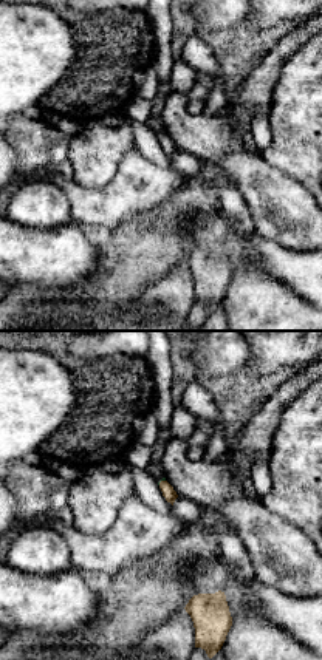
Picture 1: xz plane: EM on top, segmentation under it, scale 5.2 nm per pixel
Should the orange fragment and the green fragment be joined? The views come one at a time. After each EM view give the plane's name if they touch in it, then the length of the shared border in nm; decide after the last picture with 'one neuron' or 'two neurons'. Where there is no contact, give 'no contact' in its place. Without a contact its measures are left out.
xz | 50 nm

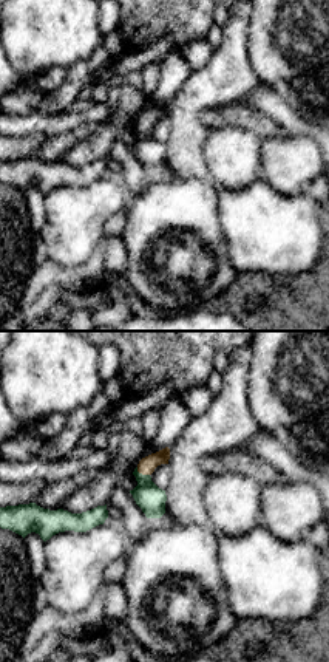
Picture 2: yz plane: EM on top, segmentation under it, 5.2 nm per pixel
yz | 80 nm

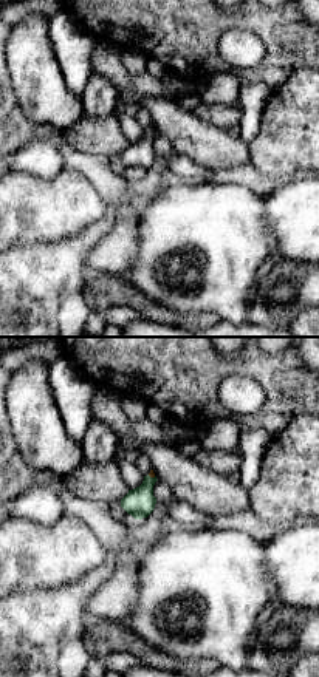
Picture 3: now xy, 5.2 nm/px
xy | 50 nm

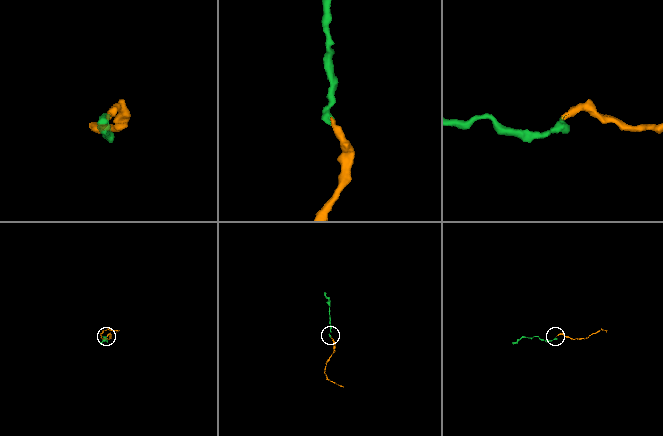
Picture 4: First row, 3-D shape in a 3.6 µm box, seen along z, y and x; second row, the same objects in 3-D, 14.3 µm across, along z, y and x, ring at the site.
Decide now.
one neuron

